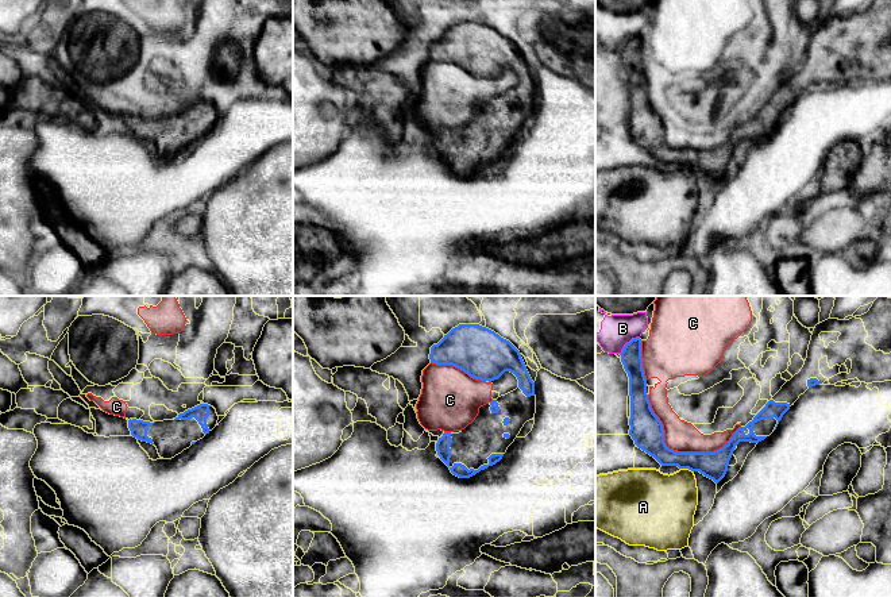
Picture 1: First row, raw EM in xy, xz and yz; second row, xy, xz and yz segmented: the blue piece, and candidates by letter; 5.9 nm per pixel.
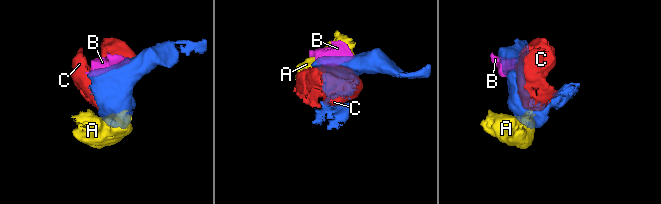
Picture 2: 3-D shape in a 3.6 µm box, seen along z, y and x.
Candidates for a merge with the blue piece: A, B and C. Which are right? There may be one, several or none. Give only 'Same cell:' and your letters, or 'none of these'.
Same cell: none of these

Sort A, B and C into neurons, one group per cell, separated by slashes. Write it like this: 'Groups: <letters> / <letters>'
Groups: A / B / C

